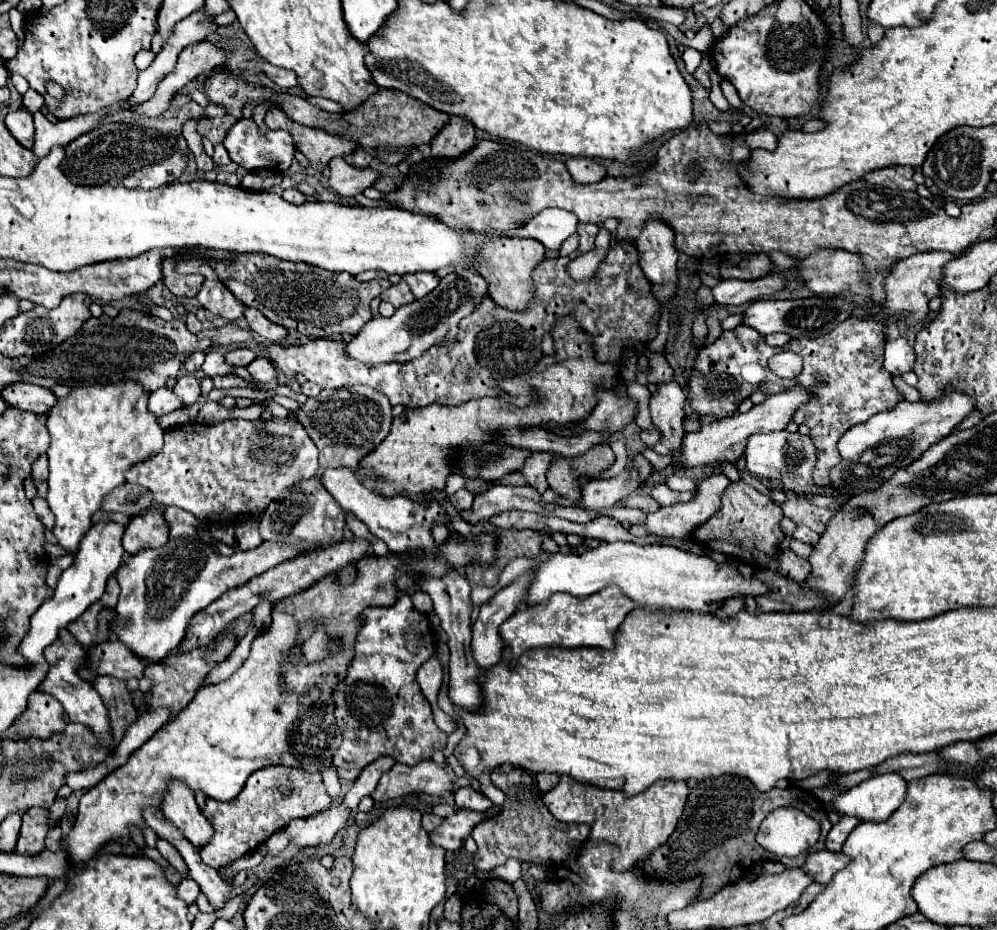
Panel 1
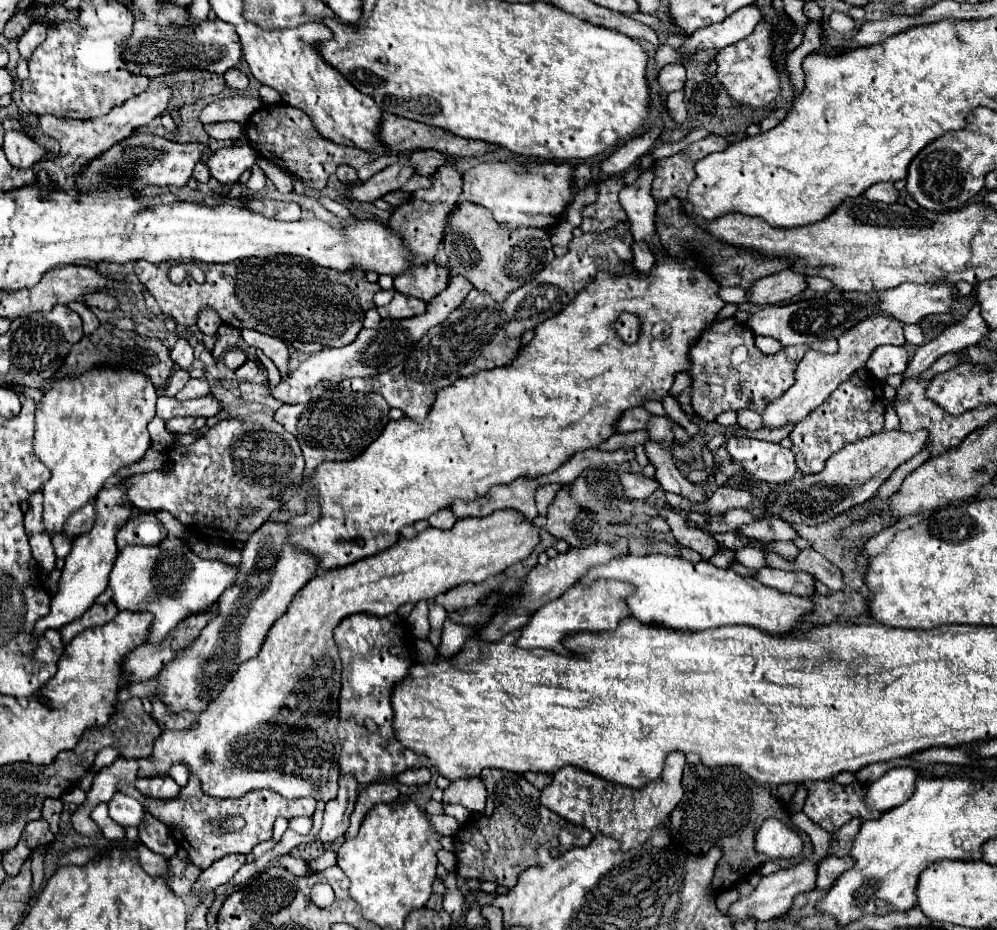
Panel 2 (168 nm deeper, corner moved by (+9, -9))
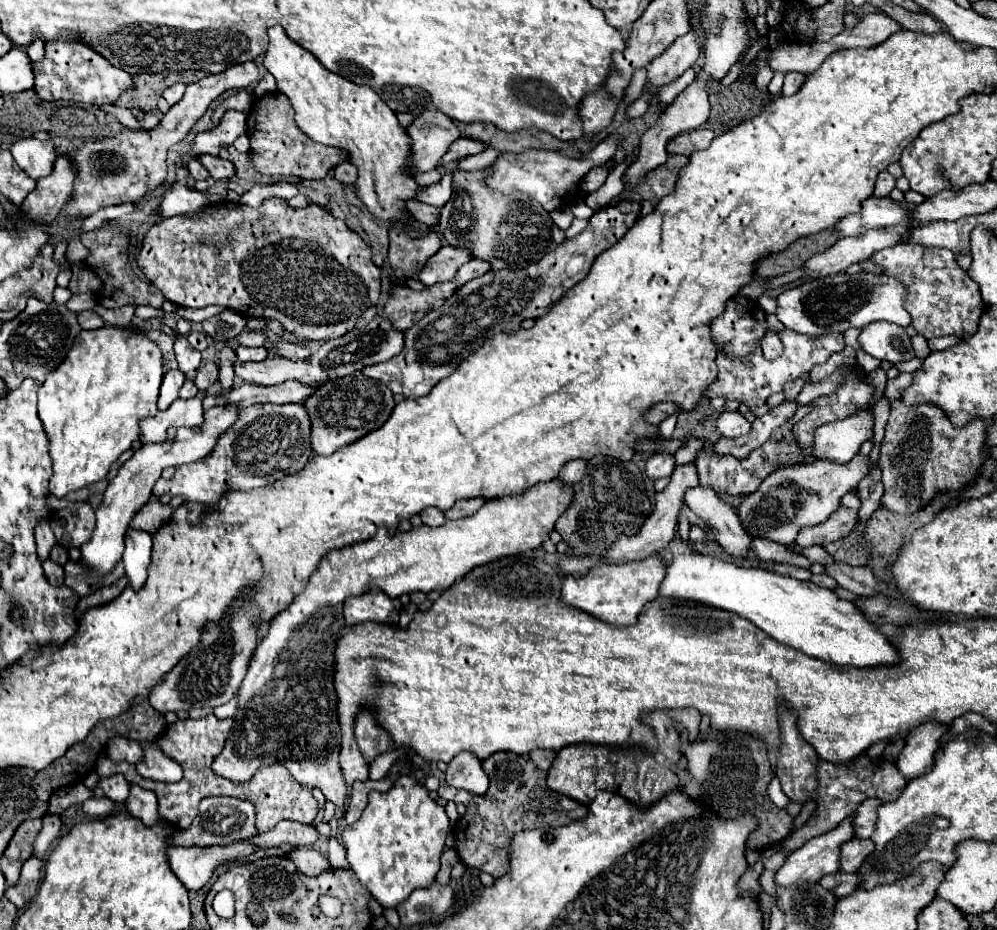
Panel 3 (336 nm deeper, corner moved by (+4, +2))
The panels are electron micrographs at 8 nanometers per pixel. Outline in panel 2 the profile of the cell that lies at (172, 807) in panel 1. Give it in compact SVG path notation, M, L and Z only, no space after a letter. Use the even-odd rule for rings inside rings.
M151 776L151 778L139 778L135 782L135 788L149 798L175 798L179 794L179 786L171 776Z

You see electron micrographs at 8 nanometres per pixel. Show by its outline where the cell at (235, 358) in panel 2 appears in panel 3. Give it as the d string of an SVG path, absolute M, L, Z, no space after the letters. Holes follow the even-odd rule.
M244 331L240 337L236 337L236 341L244 347L262 347L266 343L266 335L260 331Z

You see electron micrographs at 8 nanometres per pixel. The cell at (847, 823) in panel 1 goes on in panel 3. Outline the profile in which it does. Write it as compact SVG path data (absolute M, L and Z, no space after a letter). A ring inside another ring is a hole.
M868 799L860 803L860 809L856 809L854 819L852 819L852 827L854 827L854 837L858 839L868 839L874 831L874 823L876 823L876 809L878 809L880 801L878 799Z

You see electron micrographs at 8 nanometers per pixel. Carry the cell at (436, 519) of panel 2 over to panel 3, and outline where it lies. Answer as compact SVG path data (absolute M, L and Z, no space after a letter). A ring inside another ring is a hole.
M428 507L428 509L424 509L420 515L422 515L422 523L432 525L432 527L444 525L444 521L446 521L444 511L442 511L442 509L436 509L436 507Z

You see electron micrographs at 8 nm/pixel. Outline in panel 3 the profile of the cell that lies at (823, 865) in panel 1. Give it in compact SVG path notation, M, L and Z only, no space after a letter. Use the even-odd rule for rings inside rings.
M854 837L848 843L844 843L840 847L840 871L854 873L862 865L864 857L868 857L872 853L872 849L874 849L874 843L870 839L860 841Z

